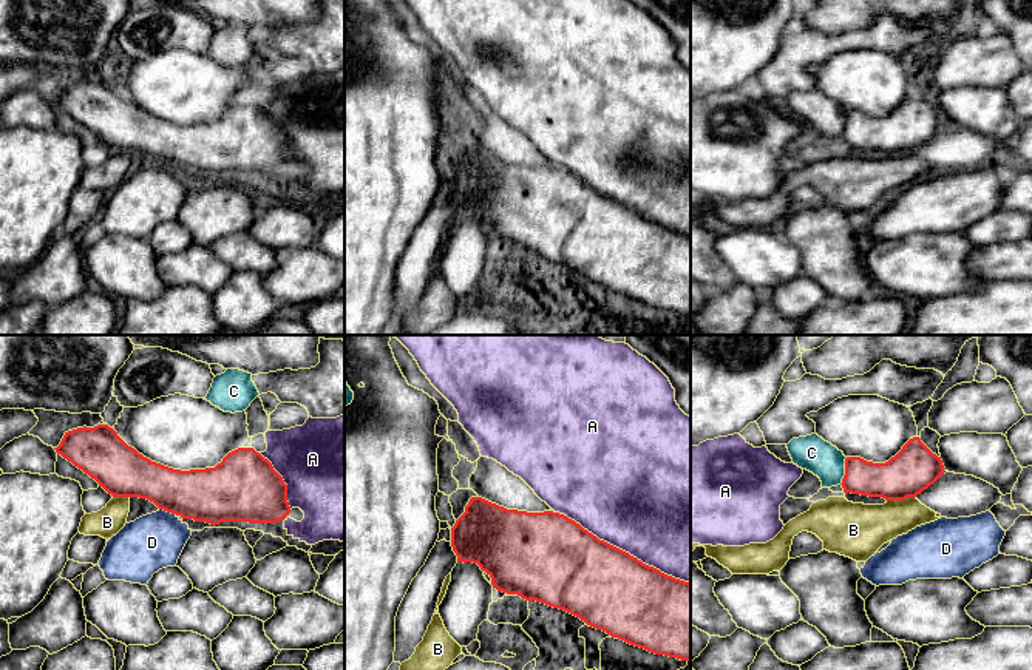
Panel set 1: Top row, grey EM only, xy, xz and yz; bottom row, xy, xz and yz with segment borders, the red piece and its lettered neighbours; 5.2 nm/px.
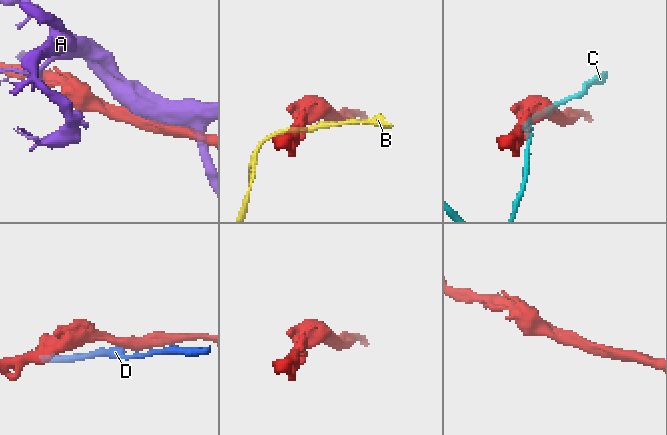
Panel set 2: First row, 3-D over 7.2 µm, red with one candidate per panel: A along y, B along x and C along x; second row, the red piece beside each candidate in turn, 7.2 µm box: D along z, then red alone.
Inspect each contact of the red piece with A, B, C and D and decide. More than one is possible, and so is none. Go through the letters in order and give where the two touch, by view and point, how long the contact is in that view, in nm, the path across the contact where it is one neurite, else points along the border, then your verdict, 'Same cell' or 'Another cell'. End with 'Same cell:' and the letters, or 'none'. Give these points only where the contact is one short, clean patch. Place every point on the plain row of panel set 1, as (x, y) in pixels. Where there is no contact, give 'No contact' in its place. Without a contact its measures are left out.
A: Touches red at xz (621, 204). Shared border 800 nm. Another cell
B: Touches red at yz (901, 153). Shared border 160 nm. Boundary: yz (915, 150), (887, 156). Another cell
C: Touches red at yz (845, 125). Shared border 150 nm. Another cell
D: Touches red at xy (169, 165). Shared border 100 nm. Boundary: xy (159, 162), (176, 169). Another cell
Same cell: none

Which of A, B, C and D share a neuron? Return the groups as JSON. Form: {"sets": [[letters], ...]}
{"sets": [["A"], ["B"], ["C"], ["D"]]}

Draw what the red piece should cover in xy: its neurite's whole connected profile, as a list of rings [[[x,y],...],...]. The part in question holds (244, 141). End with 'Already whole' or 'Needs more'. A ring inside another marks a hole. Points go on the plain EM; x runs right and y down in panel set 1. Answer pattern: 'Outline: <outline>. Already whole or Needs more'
Outline: [[[108,79],[65,86],[57,108],[113,151],[139,151],[159,164],[219,179],[277,178],[290,167],[287,139],[253,102],[229,107],[215,122],[181,125],[151,116]]]. Already whole

